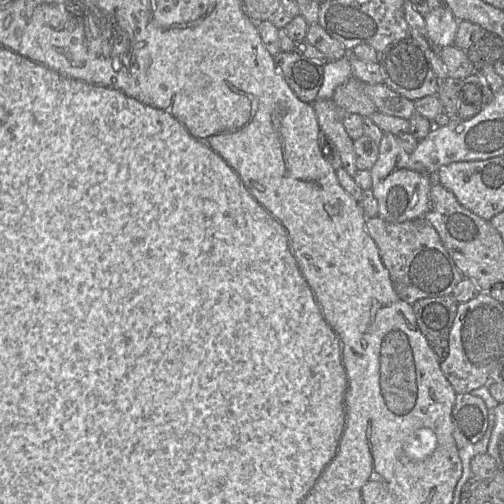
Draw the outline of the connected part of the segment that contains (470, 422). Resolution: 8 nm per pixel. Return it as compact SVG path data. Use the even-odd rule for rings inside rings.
M470 393L456 394L452 409L453 437L458 449L480 441L488 425L488 408Z

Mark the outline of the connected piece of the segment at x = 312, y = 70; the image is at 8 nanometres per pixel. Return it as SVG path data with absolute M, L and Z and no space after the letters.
M280 51L273 58L294 94L313 105L323 82L325 64L296 52Z

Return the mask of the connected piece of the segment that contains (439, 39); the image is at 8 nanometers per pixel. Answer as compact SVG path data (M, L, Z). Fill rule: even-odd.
M446 4L431 9L425 21L428 35L435 44L440 47L454 44L459 21Z

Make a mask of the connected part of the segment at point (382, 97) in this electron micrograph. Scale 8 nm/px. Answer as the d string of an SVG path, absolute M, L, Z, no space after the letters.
M384 83L365 84L365 92L381 113L409 119L416 112L415 101L394 92Z

